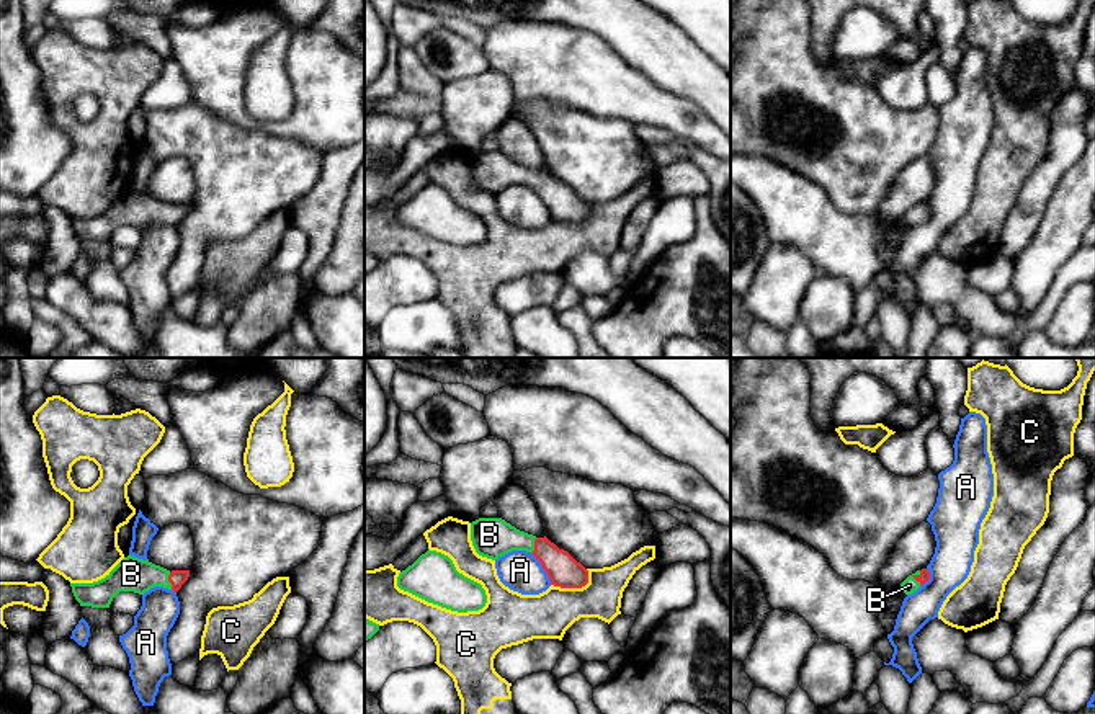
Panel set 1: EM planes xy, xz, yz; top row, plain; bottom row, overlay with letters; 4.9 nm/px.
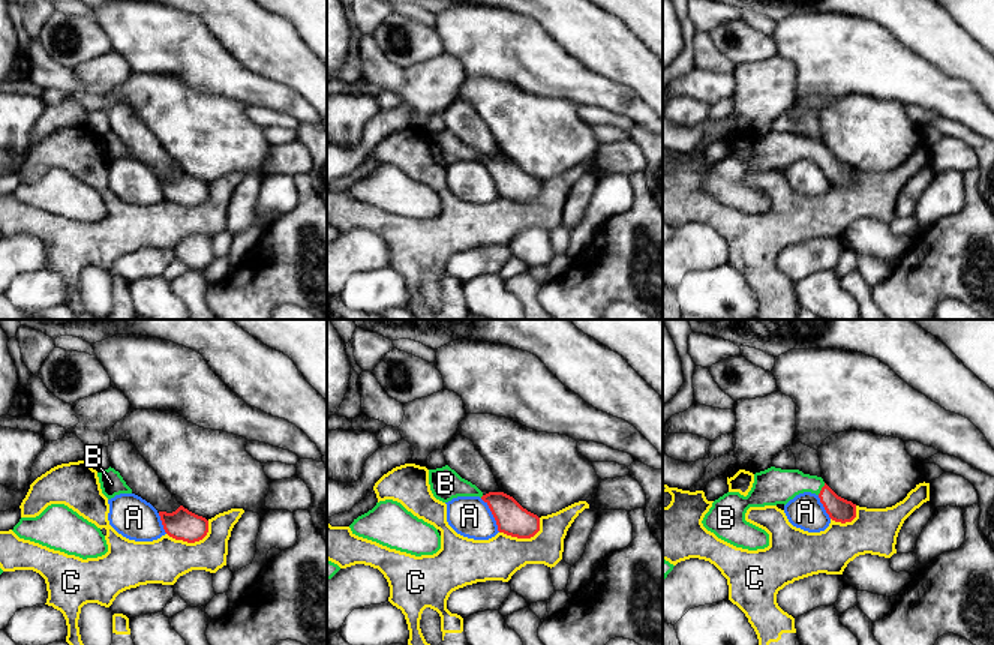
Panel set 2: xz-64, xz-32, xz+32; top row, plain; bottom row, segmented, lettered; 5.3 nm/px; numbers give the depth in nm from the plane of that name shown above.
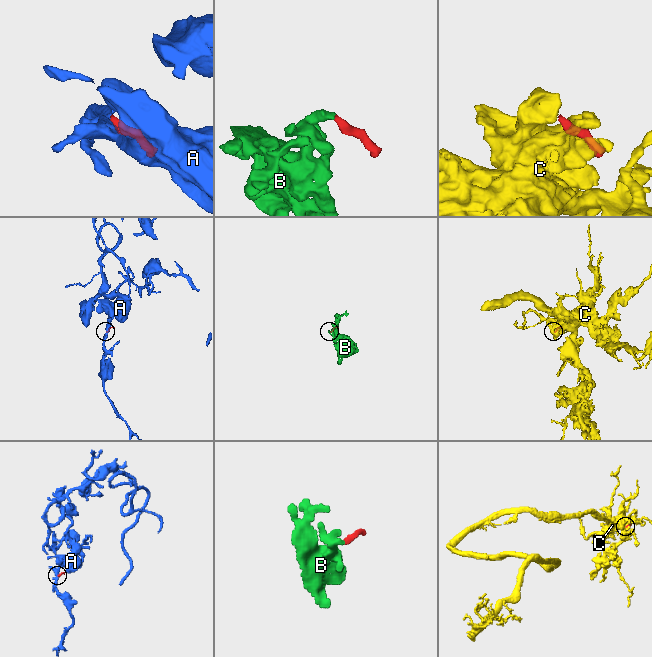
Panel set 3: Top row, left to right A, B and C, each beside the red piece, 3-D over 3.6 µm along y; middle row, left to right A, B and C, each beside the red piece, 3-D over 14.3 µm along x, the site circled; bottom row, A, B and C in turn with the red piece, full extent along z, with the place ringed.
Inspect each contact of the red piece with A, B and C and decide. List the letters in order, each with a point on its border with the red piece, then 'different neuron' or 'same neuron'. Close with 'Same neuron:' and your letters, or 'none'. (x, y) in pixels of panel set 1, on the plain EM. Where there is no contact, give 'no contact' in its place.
A: xz (543, 201) | different neuron
B: yz (914, 211) | same neuron
C: xz (574, 221) | different neuron
Same neuron: B

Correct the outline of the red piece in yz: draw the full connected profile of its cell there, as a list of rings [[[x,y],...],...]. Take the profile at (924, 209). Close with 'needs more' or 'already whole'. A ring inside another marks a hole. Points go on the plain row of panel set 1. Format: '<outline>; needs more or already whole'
[[[928,203],[917,204],[915,208],[909,209],[902,217],[901,222],[905,229],[912,229],[917,225],[925,216],[930,214]]]; needs more

